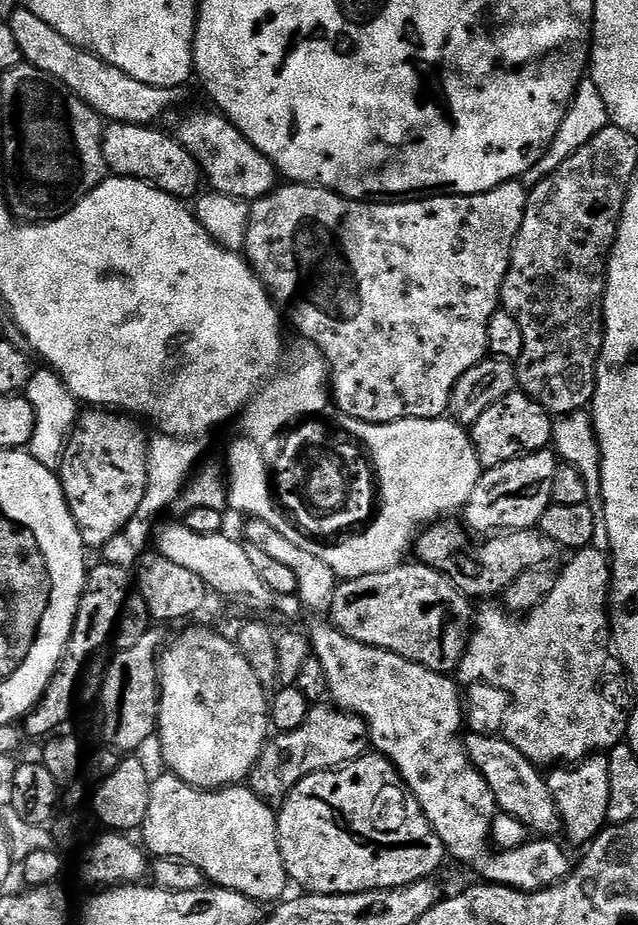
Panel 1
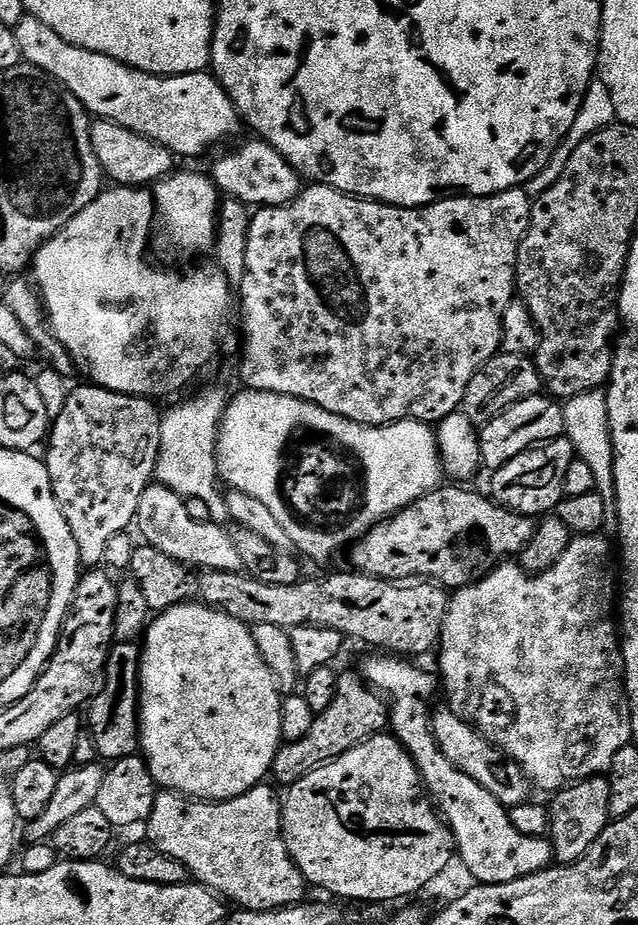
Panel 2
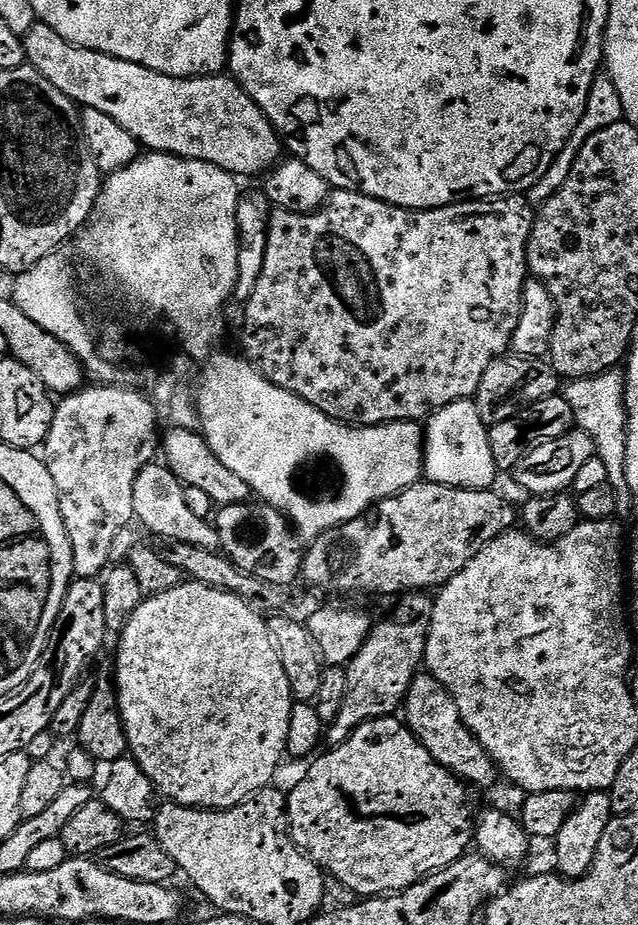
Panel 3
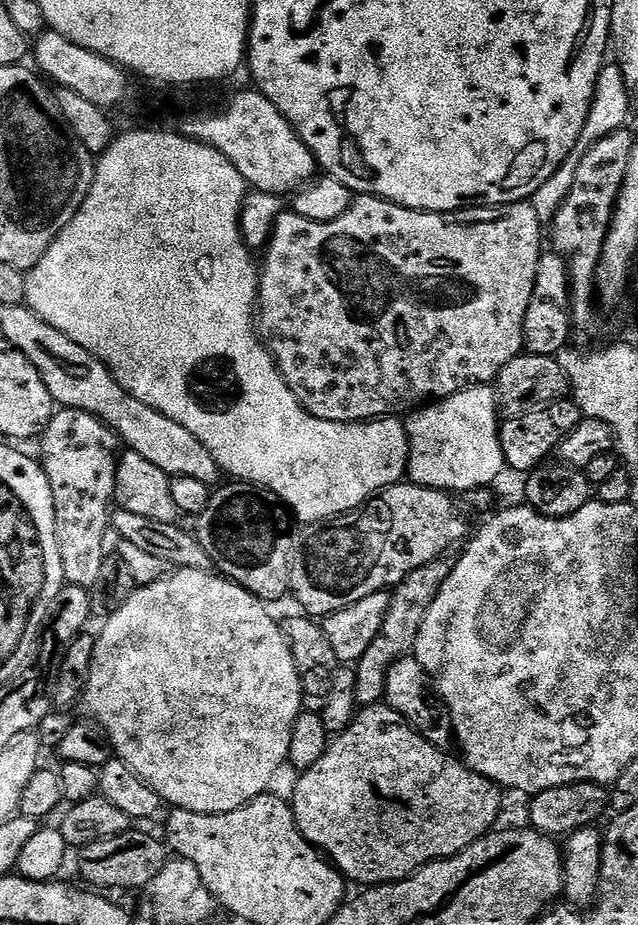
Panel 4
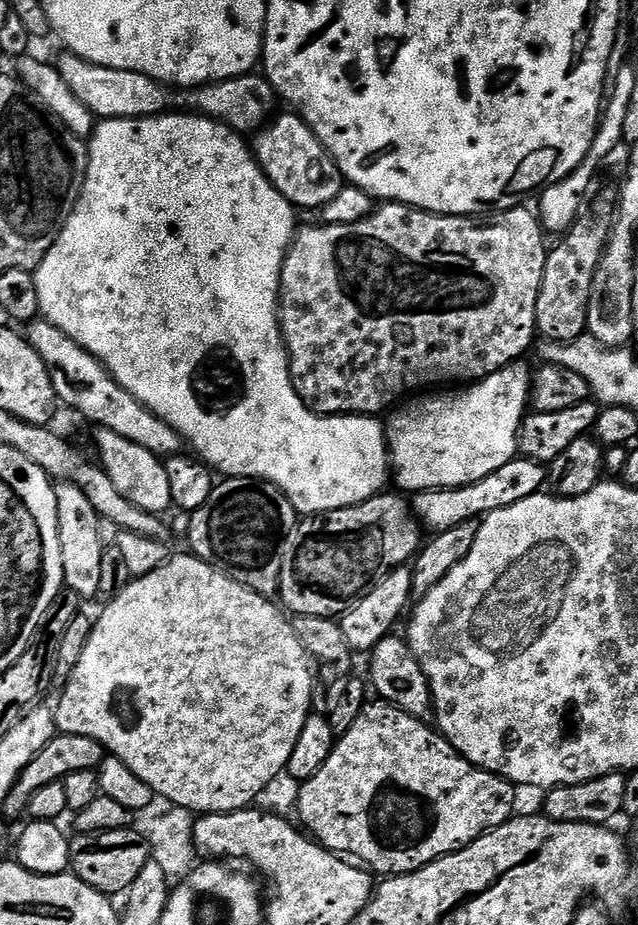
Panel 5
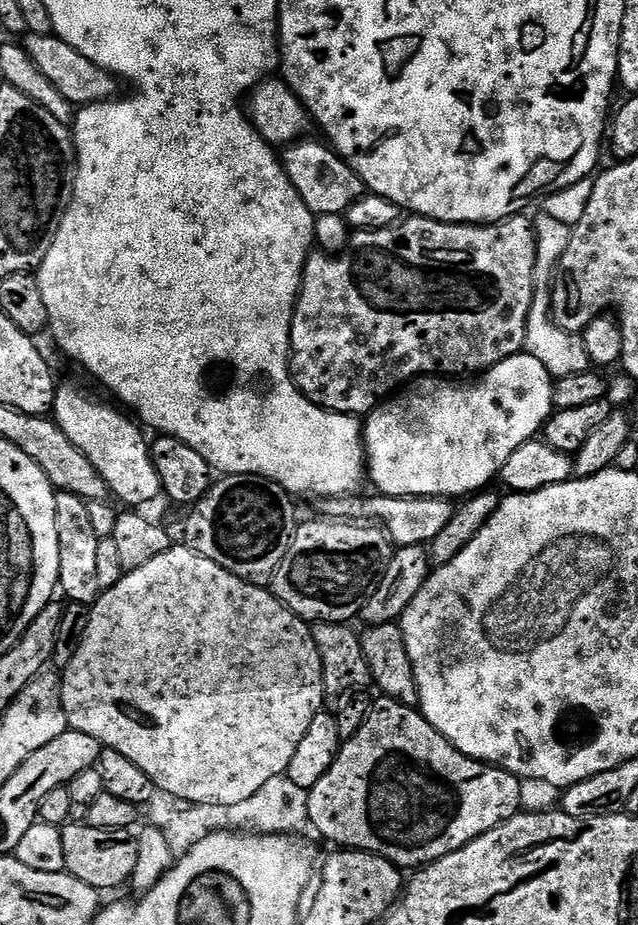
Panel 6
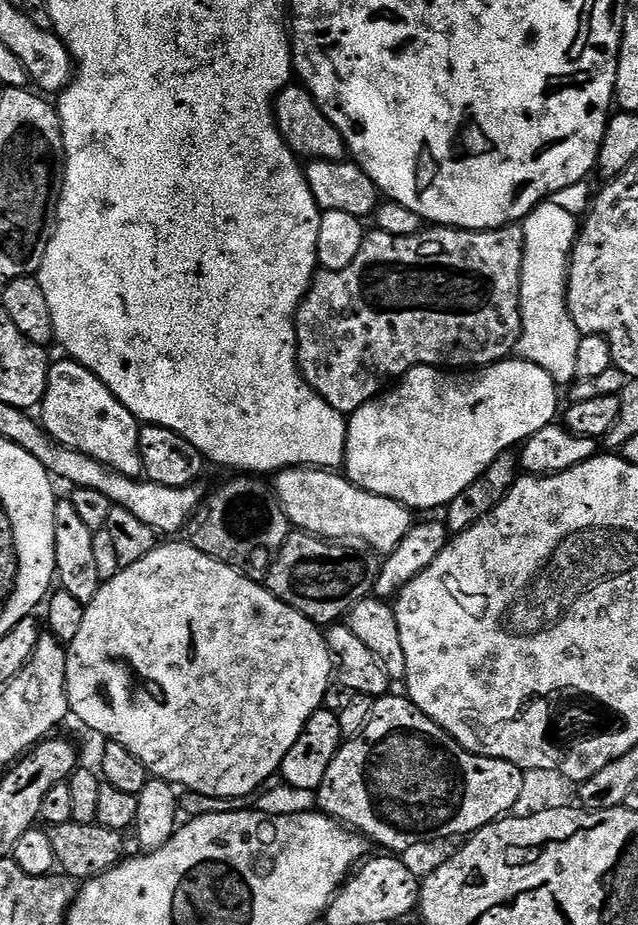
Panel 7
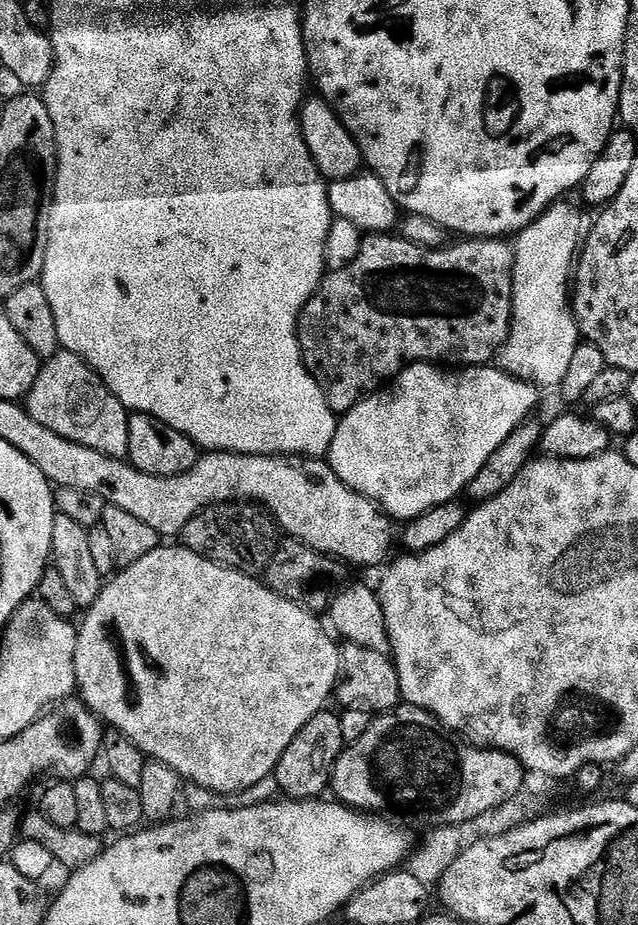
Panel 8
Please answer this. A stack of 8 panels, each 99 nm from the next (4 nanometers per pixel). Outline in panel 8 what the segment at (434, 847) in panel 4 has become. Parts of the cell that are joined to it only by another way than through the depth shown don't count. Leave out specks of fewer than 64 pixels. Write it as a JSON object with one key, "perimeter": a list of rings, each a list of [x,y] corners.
{"perimeter":[[[401,706],[394,712],[377,715],[366,734],[358,738],[358,742],[345,747],[332,772],[330,792],[339,803],[347,804],[349,808],[369,814],[405,816],[410,823],[431,830],[468,822],[494,806],[501,806],[518,794],[525,773],[525,768],[508,752],[475,747],[426,710]]]}

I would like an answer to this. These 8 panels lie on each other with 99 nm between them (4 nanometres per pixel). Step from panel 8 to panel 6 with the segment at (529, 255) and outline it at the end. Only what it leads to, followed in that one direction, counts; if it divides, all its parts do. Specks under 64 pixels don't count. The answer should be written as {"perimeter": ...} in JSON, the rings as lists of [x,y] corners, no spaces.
{"perimeter":[[[540,214],[534,220],[536,234],[536,283],[540,285],[532,293],[532,305],[526,322],[526,338],[524,339],[524,352],[527,355],[538,358],[542,366],[554,378],[578,374],[589,371],[590,361],[586,354],[586,346],[583,339],[577,333],[567,332],[556,325],[550,311],[551,297],[547,287],[550,277],[555,273],[562,254],[566,254],[566,246],[570,246],[572,228],[566,222],[558,222],[555,218]]]}

